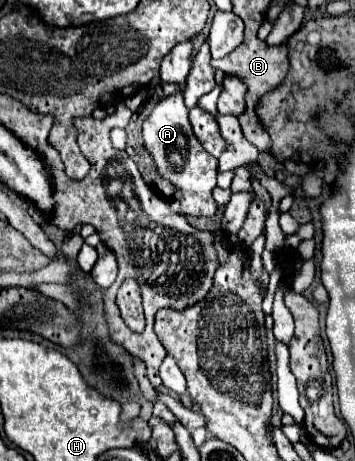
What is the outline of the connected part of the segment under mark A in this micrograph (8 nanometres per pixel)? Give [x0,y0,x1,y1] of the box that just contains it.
[143,94,217,218]

